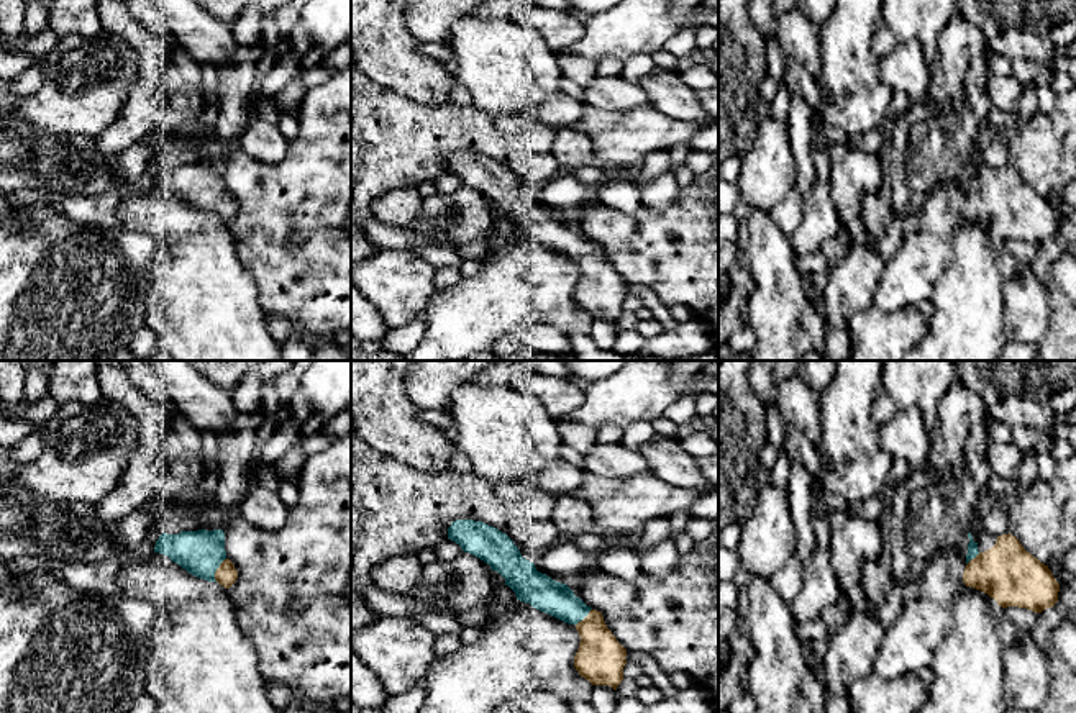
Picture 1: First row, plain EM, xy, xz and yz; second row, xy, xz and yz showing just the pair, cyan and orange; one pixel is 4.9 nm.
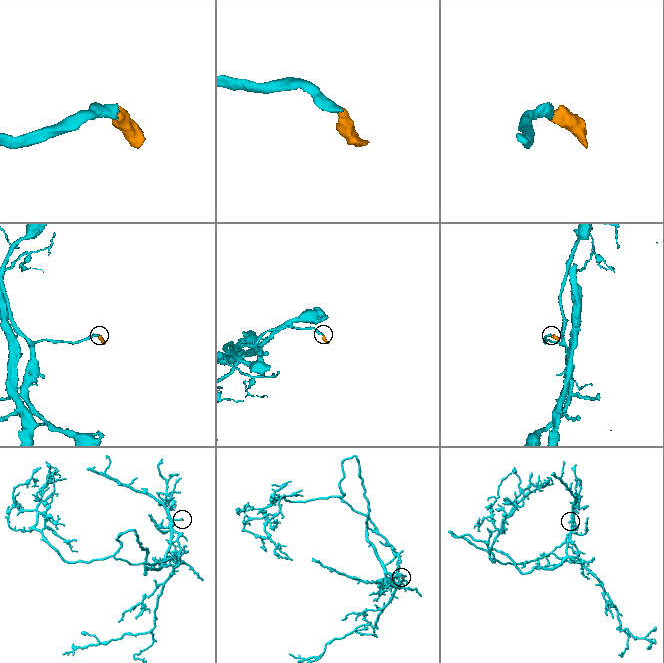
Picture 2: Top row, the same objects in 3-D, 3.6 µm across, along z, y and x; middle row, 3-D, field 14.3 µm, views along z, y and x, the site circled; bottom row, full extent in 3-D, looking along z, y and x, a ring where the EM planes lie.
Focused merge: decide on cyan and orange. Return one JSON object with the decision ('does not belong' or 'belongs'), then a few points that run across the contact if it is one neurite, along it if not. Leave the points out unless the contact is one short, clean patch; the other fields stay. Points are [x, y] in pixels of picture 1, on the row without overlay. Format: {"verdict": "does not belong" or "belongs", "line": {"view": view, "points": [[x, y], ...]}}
{"verdict": "belongs", "line": {"view": "xy", "points": [[200, 186], [217, 200], [227, 207]]}}

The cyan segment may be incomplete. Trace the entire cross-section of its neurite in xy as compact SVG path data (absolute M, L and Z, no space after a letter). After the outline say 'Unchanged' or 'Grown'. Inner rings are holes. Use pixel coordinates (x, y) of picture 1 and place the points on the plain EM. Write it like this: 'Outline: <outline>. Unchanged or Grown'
Outline: M223 162L162 166L156 174L154 185L167 188L189 207L218 215L225 221L230 221L238 211L238 203L226 190Z. Grown

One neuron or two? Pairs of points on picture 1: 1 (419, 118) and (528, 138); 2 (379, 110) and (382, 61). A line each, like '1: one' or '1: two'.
1: one
2: two

